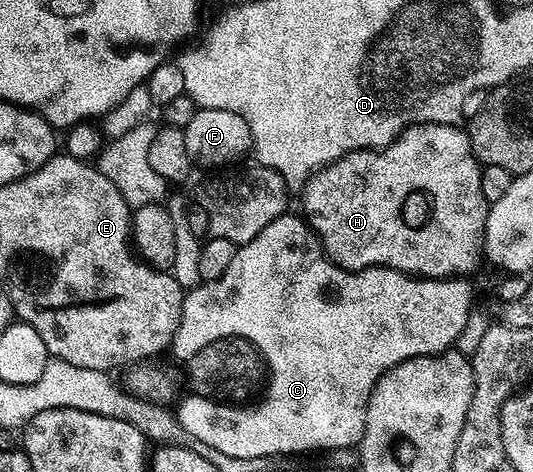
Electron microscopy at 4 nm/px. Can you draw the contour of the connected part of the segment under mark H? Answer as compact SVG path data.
M418 123L406 127L387 147L378 151L351 151L333 161L327 167L320 167L302 188L303 211L307 224L319 236L324 252L338 267L346 271L363 271L366 267L391 267L395 271L404 271L406 275L414 275L424 279L450 279L452 277L470 276L470 271L484 258L483 234L487 228L489 205L485 201L485 193L481 193L481 164L475 158L471 142L462 126L449 123Z

